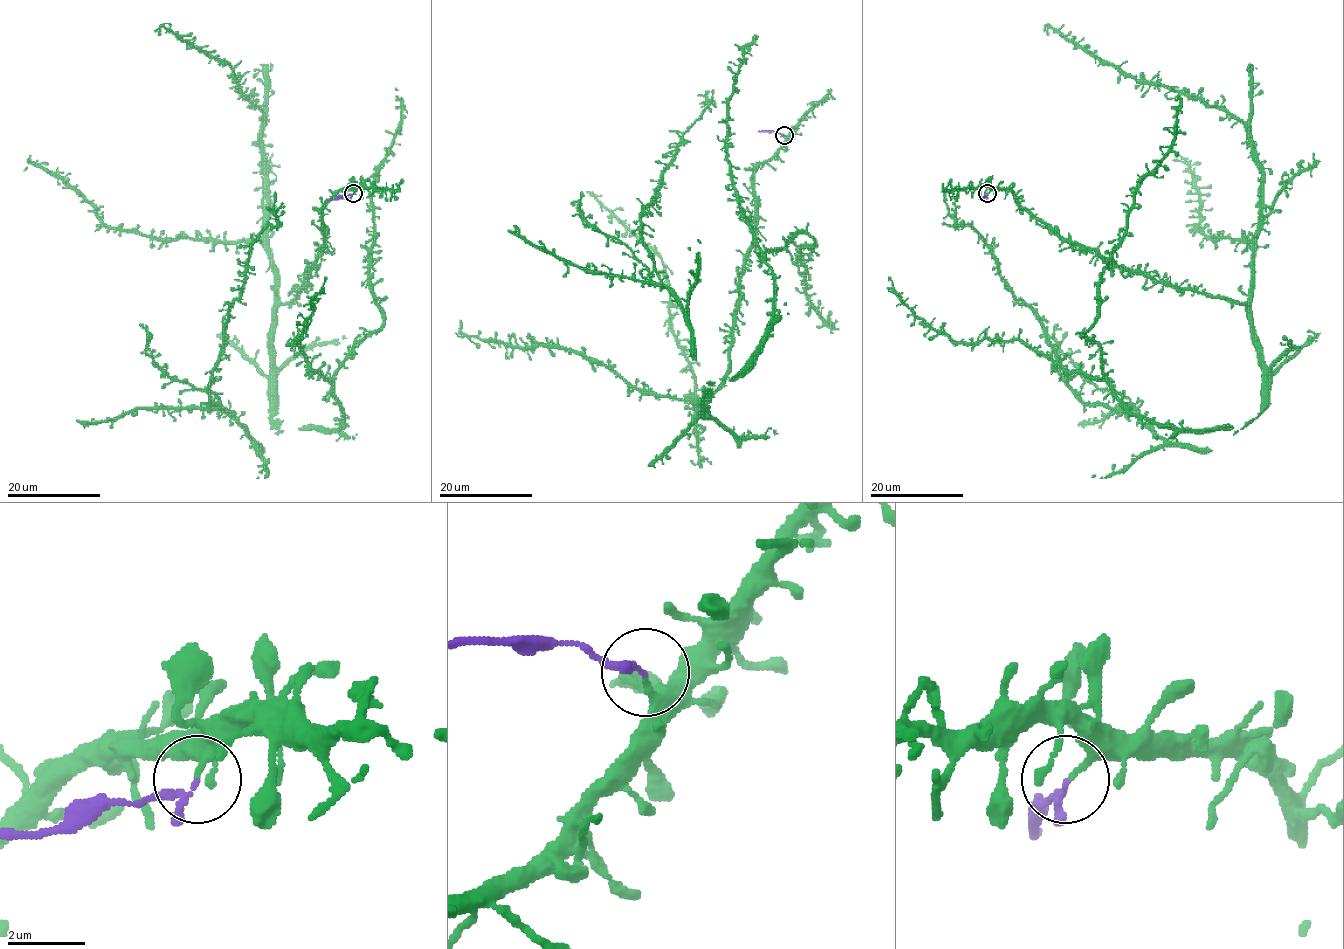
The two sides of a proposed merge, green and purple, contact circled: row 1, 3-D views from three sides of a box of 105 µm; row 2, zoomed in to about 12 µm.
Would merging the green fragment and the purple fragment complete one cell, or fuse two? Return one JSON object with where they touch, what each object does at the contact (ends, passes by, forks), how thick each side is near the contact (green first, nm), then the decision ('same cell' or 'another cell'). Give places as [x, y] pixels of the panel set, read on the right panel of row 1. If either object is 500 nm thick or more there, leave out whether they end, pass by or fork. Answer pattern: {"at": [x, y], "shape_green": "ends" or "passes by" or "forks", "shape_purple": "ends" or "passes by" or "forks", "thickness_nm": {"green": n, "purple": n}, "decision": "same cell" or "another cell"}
{"at": [987, 193], "shape_green": "ends", "shape_purple": "passes by", "thickness_nm": {"green": 160, "purple": 110}, "decision": "another cell"}

